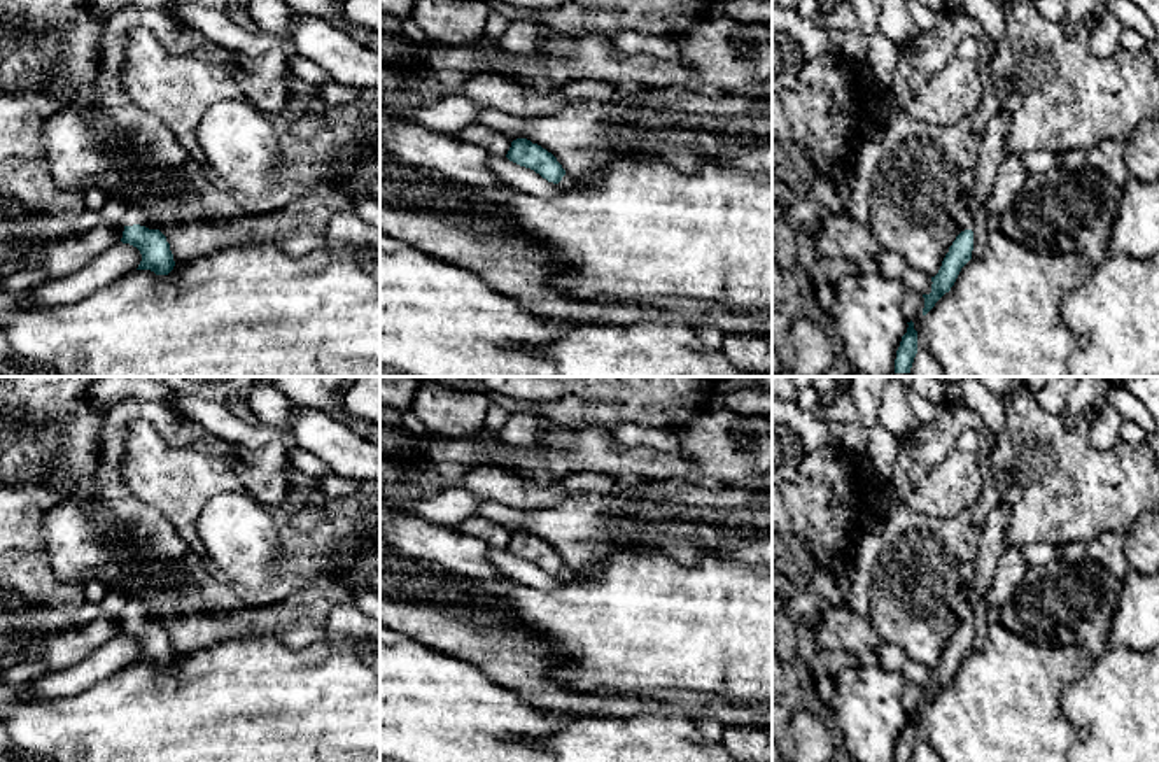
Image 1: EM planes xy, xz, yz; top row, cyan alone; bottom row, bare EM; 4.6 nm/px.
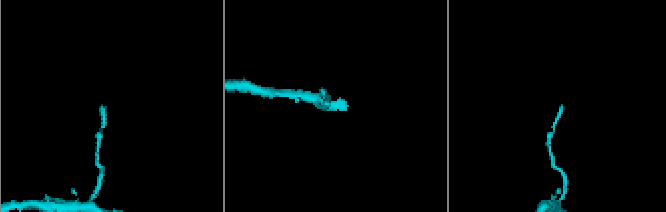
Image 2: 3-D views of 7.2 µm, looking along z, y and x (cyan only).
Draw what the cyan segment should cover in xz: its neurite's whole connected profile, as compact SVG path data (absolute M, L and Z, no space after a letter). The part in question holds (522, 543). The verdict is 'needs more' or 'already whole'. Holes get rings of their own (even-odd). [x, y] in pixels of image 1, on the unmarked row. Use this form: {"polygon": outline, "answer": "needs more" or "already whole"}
{"polygon": "M527 531L513 533L506 550L520 559L534 562L560 582L572 580L572 571L565 566L557 550Z", "answer": "needs more"}

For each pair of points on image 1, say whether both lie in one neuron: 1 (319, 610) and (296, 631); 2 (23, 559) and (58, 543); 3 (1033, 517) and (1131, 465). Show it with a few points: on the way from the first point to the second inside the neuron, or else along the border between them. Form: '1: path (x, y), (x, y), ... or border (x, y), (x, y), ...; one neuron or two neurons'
1: path (314, 613), (302, 626); one neuron
2: border (48, 508), (44, 557), (70, 582); two neurons
3: path (1058, 501), (1068, 491), (1103, 489), (1107, 486); one neuron

